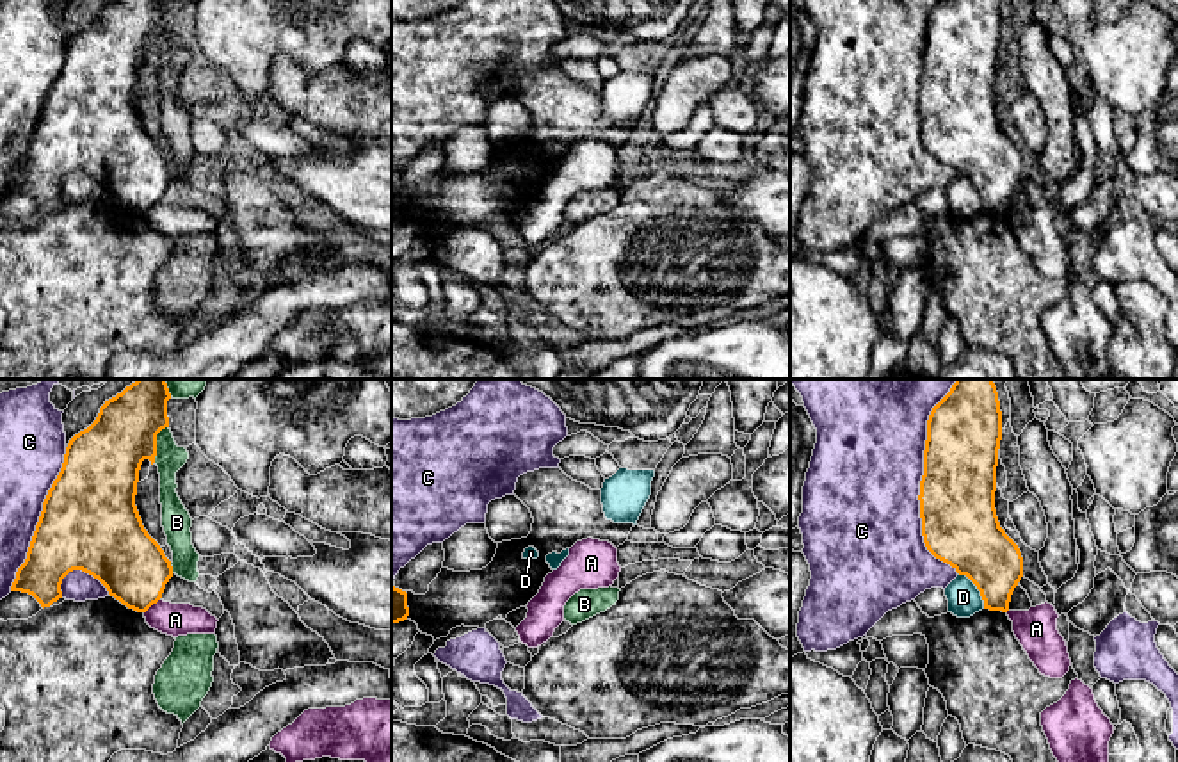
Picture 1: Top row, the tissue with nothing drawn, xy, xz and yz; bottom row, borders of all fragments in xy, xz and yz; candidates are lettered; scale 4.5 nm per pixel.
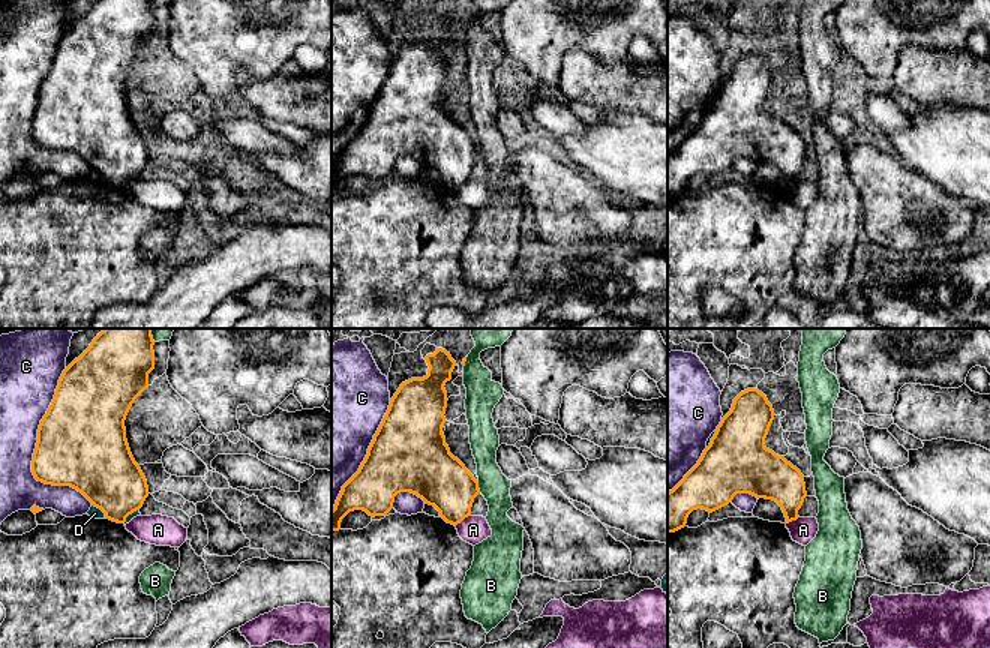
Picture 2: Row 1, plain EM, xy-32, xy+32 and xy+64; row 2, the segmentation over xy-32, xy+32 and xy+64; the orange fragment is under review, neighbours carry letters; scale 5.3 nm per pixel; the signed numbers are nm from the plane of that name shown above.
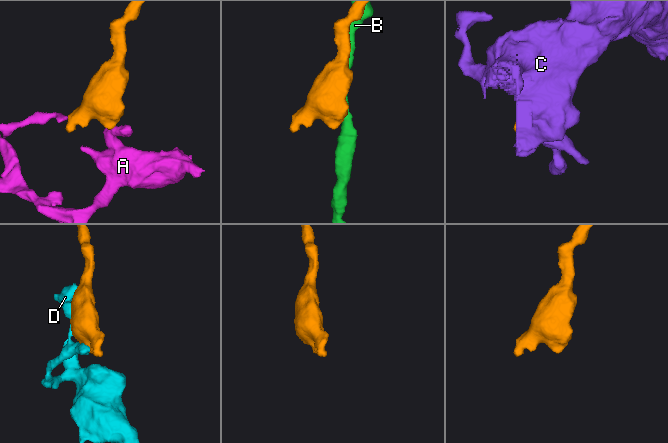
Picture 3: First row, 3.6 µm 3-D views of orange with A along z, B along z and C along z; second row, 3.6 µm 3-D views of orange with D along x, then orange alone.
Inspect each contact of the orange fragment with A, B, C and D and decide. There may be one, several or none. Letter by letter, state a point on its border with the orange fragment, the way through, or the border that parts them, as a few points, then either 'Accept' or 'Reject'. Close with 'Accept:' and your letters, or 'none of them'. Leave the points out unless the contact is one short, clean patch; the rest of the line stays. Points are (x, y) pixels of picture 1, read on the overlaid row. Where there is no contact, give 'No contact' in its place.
A: Touches orange at xy (152, 604). Boundary: xy (159, 599), (145, 613). Reject
B: Touches orange at xy (155, 444). Reject
C: Touches orange at yz (922, 479). Reject
D: Touches orange at yz (977, 588). Reject
Accept: none of them

